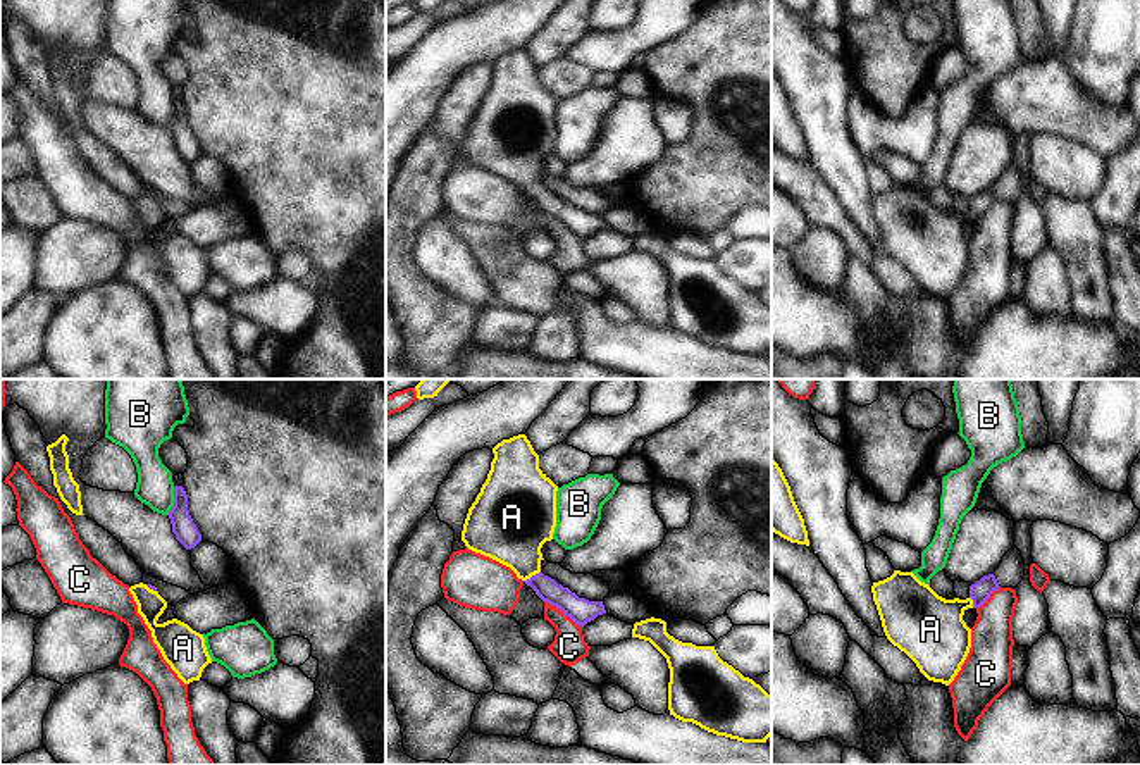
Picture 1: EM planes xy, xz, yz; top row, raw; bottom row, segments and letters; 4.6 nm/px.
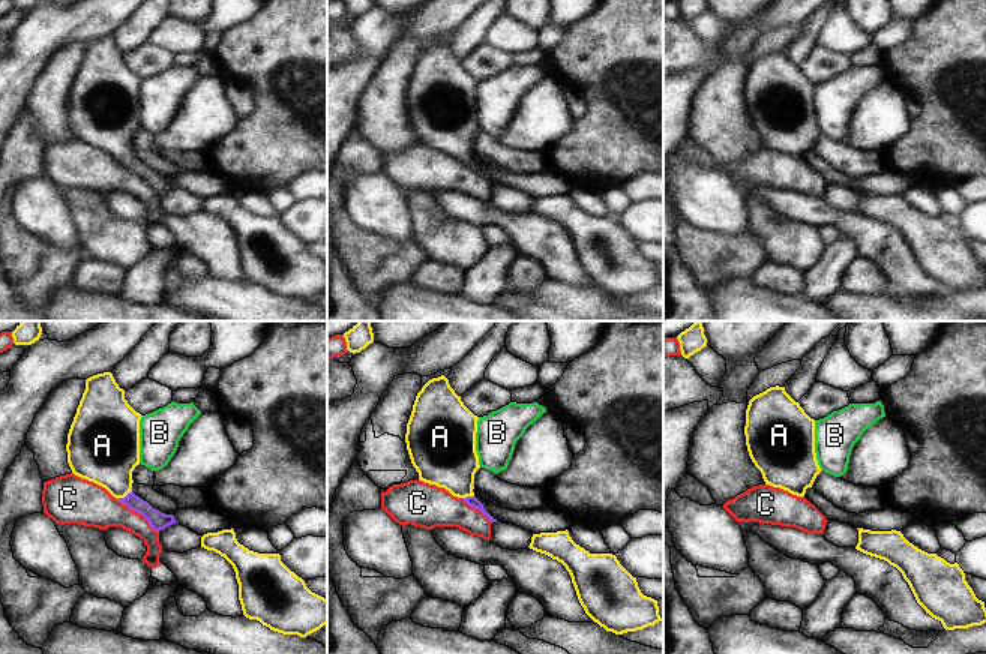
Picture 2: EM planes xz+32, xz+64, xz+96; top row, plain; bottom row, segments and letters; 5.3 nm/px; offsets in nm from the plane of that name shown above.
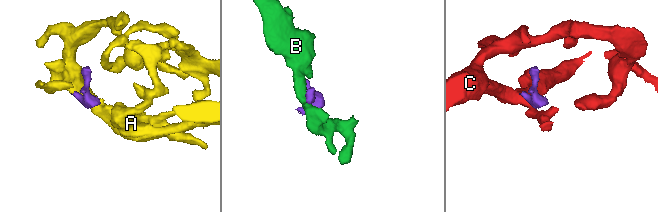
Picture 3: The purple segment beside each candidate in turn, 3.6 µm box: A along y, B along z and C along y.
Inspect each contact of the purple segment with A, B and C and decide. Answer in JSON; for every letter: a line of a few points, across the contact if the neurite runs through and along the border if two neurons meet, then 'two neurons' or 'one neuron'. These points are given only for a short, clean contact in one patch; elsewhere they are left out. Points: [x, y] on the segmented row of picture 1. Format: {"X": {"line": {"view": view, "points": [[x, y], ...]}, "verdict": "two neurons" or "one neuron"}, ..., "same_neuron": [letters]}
{"A": {"line": {"view": "xz", "points": [[548, 590], [532, 576], [510, 528]]}, "verdict": "one neuron"}, "B": {"verdict": "two neurons"}, "C": {"line": {"view": "xz", "points": [[545, 600], [558, 607], [581, 628]]}, "verdict": "two neurons"}, "same_neuron": ["A"]}

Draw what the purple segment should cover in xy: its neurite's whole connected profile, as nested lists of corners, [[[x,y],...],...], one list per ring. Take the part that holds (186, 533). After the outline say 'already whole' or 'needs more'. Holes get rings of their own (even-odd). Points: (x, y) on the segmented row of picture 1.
[[[174,486],[174,507],[167,513],[172,524],[172,532],[176,539],[186,548],[191,550],[201,541],[201,534],[193,522],[188,510],[188,494],[183,486]]]; already whole

